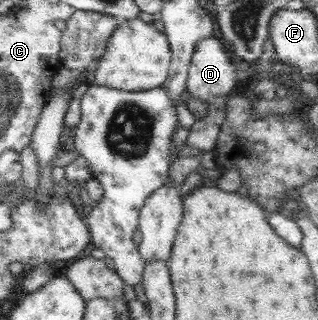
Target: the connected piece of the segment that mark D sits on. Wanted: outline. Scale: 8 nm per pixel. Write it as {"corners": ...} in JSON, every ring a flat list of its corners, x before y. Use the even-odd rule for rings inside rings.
{"corners":[[209,36,198,40,187,68,184,96,189,95,206,103,215,96,228,95,232,92,236,72,224,49,222,43,215,37]]}

